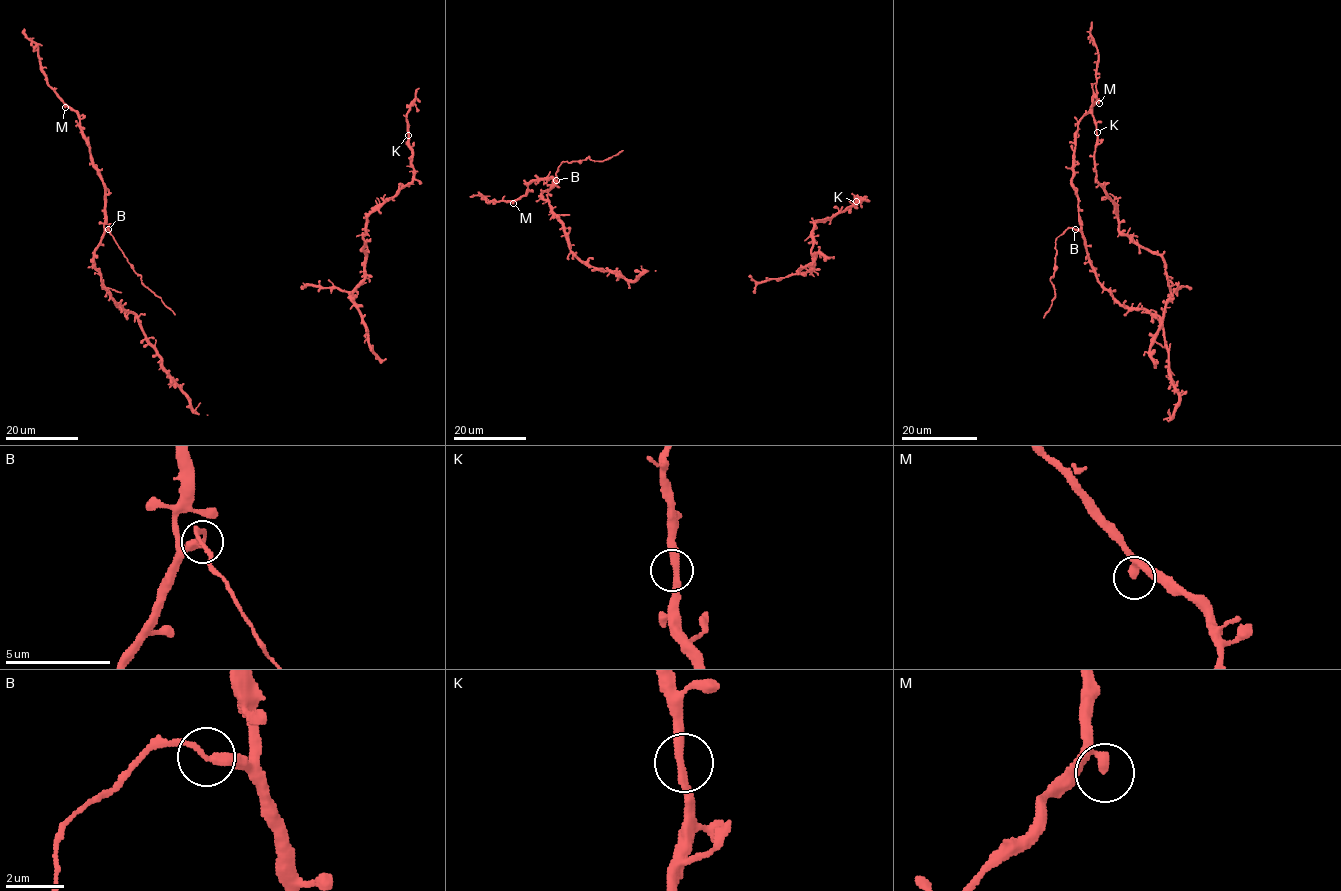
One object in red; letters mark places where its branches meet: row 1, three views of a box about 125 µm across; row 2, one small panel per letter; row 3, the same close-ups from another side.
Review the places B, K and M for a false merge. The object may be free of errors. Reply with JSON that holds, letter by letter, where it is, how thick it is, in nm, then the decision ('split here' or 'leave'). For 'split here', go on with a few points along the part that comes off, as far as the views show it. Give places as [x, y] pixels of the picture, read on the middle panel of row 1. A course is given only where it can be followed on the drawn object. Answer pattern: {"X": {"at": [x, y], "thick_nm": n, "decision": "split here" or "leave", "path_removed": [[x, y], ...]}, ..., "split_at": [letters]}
{"B": {"at": [556, 180], "thick_nm": 280, "decision": "split here", "path_removed": [[557, 180], [558, 167], [563, 161], [580, 161], [589, 157], [603, 161], [622, 150]]}, "K": {"at": [856, 201], "thick_nm": 280, "decision": "leave"}, "M": {"at": [513, 203], "thick_nm": 240, "decision": "leave"}, "split_at": ["B"]}

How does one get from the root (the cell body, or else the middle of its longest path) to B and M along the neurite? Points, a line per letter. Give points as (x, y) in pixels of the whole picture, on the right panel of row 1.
B: (1178, 392), (1169, 371), (1162, 321), (1146, 310), (1123, 307), (1099, 281), (1083, 236), (1075, 229)
M: (1178, 392), (1162, 321), (1123, 307), (1099, 281), (1081, 231), (1072, 183), (1075, 135), (1079, 120), (1099, 103)

